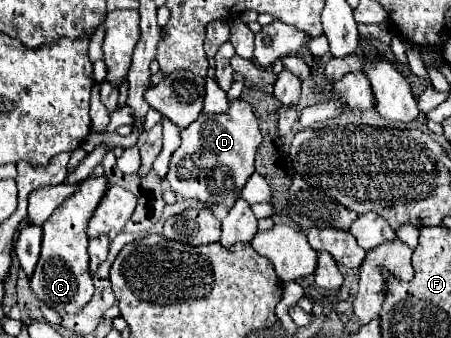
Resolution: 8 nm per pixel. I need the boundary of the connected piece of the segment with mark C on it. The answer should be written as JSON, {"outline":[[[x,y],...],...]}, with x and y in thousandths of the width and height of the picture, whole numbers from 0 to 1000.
{"outline":[[[235,524],[191,530],[177,541],[177,559],[137,595],[137,607],[115,630],[115,642],[93,666],[98,707],[93,707],[93,754],[67,825],[71,867],[111,914],[129,926],[173,926],[208,867],[204,820],[195,808],[195,695],[191,666],[200,630],[208,630],[217,589],[235,565]]]}

